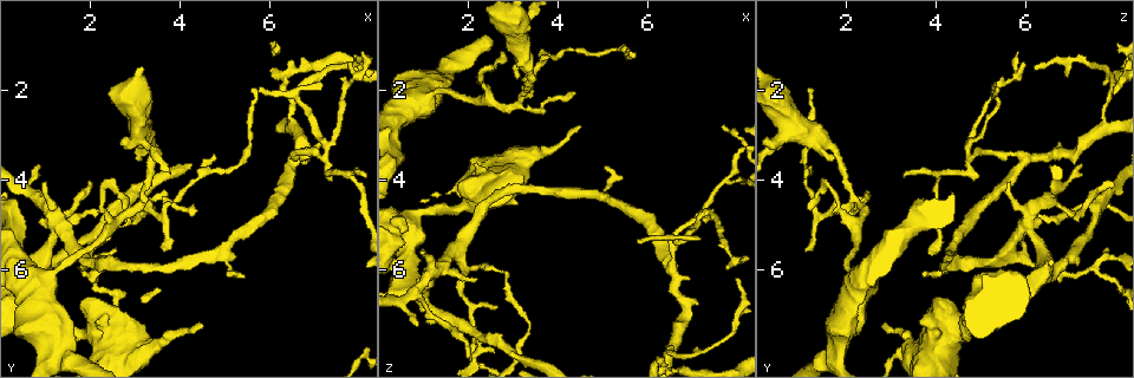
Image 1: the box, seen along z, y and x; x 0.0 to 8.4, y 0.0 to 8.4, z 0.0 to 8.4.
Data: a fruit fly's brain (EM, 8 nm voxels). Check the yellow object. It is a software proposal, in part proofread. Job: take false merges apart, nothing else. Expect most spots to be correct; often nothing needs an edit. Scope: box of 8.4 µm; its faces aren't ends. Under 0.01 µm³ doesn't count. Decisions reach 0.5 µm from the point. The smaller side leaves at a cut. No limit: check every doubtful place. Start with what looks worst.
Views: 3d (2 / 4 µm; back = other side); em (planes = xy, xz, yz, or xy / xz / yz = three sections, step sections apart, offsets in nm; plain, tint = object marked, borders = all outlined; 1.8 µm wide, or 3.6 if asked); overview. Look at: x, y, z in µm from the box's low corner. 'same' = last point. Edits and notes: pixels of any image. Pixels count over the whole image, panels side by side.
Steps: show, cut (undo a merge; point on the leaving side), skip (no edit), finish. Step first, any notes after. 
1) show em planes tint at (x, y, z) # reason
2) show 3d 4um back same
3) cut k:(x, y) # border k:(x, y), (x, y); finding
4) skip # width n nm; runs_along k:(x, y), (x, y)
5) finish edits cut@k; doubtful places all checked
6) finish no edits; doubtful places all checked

show 3d 4um at (3.20, 4.45, 2.20) # branch point

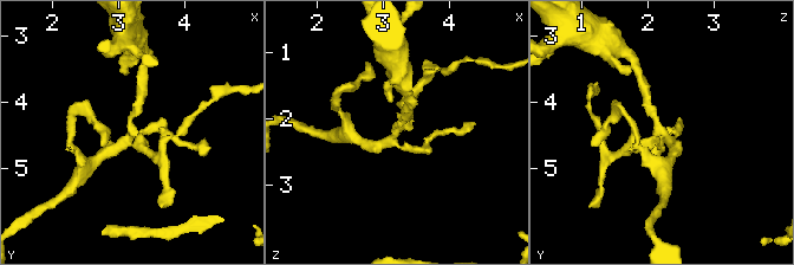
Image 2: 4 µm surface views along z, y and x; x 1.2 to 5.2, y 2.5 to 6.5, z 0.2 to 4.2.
show em planes plain at (3.20, 4.45, 2.20) # now the EM

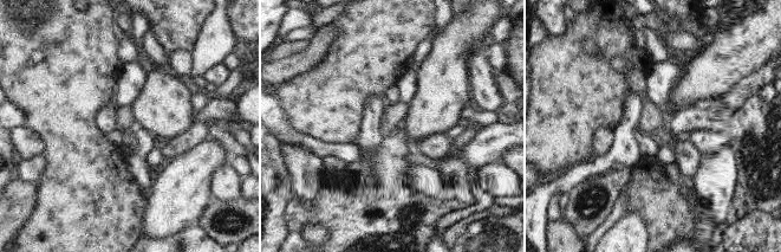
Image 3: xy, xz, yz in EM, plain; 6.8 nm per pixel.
show em planes tint same # with the object marked

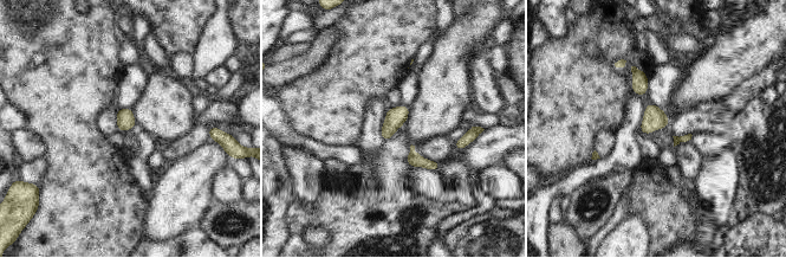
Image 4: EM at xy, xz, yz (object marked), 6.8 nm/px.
skip # all the same cell

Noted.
show 3d 2um at (1.80, 5.55, 5.60) # a fork

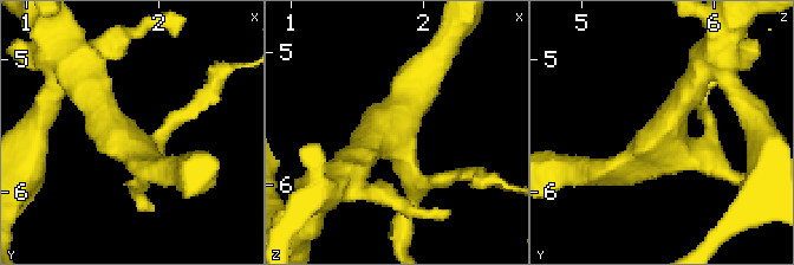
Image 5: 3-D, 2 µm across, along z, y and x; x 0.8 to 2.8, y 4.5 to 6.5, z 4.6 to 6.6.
show em planes plain at (1.76, 5.60, 5.58) # arms 4

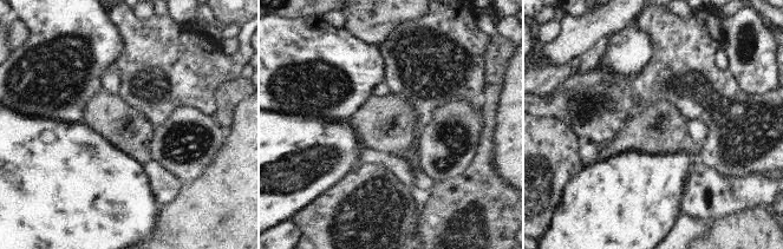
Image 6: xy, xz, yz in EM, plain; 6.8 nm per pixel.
show em planes tint same

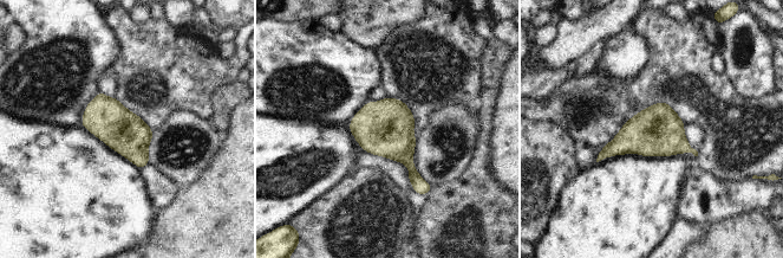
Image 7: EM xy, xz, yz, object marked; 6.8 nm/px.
skip # width 280 nm; one cell here

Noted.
show em planes tint at (2.90, 4.40, 7.80) # branch point

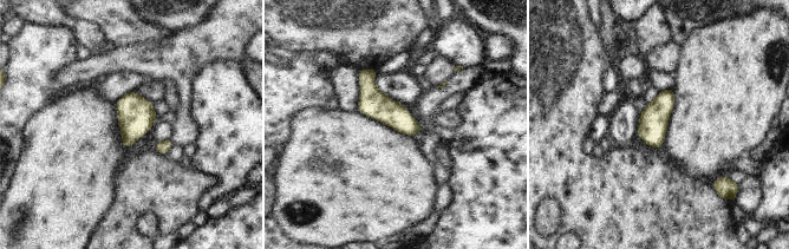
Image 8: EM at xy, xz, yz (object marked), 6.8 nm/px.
skip # runs_along 8:(360, 72), (367, 89), (416, 132); all the same cell

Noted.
show em yz step 8 tint at (0.85, 5.95, 6.45) # small branch off a trunk

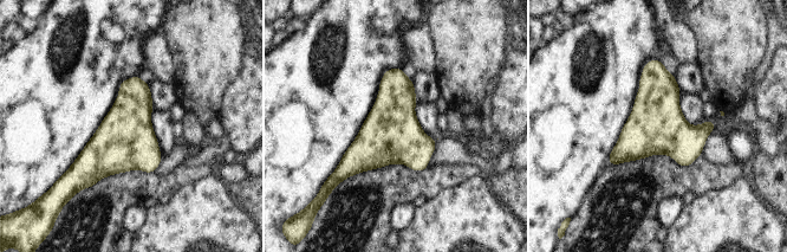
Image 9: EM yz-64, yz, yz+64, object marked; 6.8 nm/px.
show em planes tint same # cut it another way

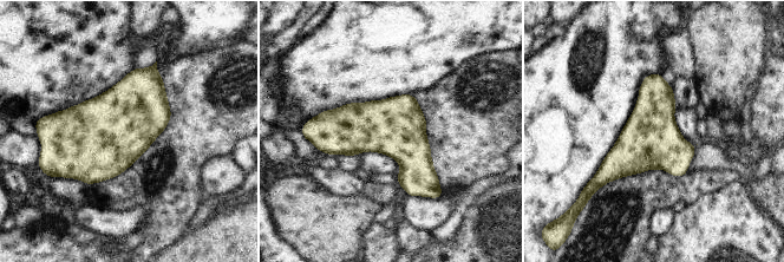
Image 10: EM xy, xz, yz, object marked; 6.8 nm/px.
skip # width 400 nm; all the same cell

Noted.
show em planes borders at (2.45, 5.10, 2.20) # a fork

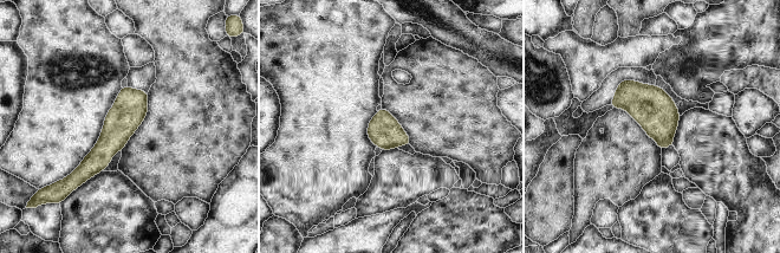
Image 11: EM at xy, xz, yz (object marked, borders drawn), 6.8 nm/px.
skip # width 220 nm; runs_along 11:(144, 95), (108, 146), (75, 175); one cell here

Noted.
show em xy step 4 tint at (7.15, 3.55, 4.85) # abrupt turn

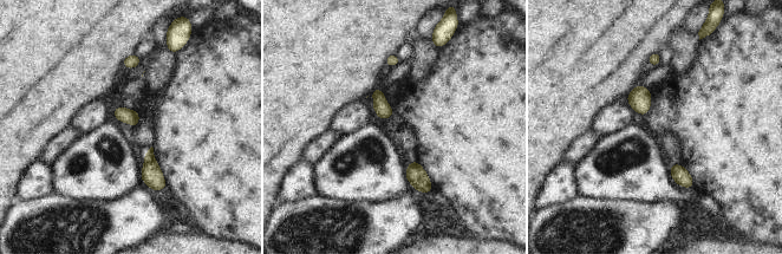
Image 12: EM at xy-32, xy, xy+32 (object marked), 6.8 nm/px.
show em planes tint same # cut it another way

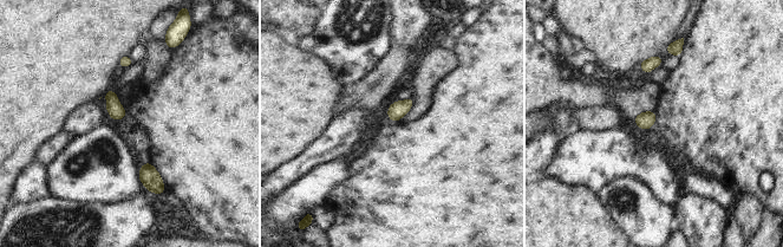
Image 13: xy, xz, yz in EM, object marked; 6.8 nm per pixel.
skip # continuous, no second cell

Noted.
show em yz step 16 tint at (1.25, 5.05, 6.05) # side arm on a straight run

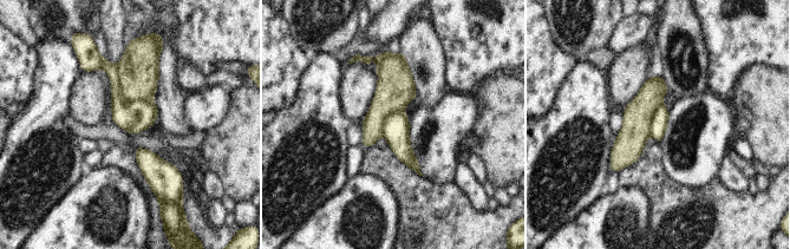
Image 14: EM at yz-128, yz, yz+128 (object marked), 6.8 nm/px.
show em planes tint same # another direction

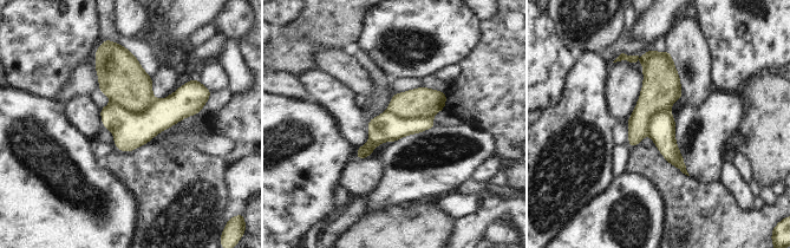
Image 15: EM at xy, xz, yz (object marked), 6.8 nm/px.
skip # width 260 nm; one cell here

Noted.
finish no edits; doubtful places all checked

